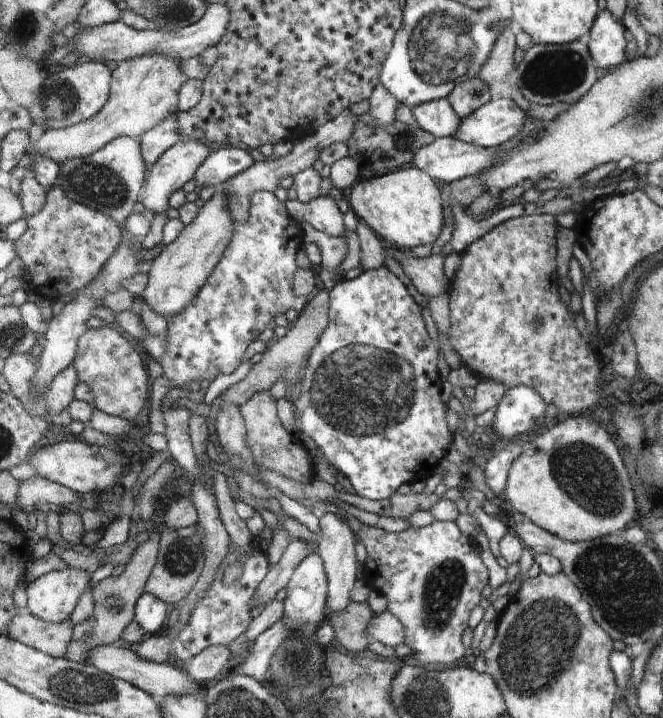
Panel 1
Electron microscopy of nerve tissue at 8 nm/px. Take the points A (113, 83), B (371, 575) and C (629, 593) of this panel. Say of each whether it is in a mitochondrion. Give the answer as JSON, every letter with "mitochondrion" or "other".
{"A":"other","B":"other","C":"mitochondrion"}

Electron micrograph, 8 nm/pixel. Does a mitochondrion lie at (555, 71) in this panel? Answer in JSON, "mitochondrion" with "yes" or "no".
{"mitochondrion":"yes"}

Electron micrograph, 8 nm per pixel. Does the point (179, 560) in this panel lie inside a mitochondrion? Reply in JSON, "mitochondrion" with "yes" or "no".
{"mitochondrion":"yes"}

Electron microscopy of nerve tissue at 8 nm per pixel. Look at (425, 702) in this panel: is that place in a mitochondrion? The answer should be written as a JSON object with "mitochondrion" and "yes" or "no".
{"mitochondrion":"yes"}

